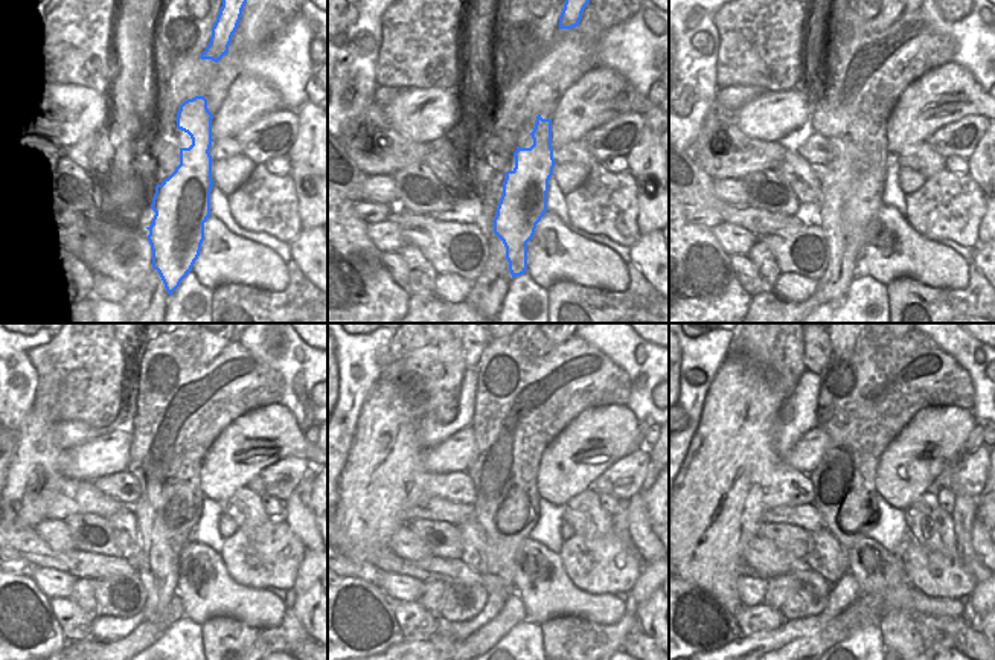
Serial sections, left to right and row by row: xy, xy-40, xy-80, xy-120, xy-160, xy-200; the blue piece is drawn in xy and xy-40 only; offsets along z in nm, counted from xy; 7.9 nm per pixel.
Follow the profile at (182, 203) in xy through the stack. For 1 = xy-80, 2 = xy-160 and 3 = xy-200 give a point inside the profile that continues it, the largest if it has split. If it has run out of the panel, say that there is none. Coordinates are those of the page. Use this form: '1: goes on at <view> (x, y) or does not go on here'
1: goes on at xy-80 (872, 168)
2: goes on at xy-160 (534, 496)
3: goes on at xy-200 (872, 520)

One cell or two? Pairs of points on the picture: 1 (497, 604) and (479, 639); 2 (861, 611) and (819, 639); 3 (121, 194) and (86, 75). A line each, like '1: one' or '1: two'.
1: two
2: one
3: two

